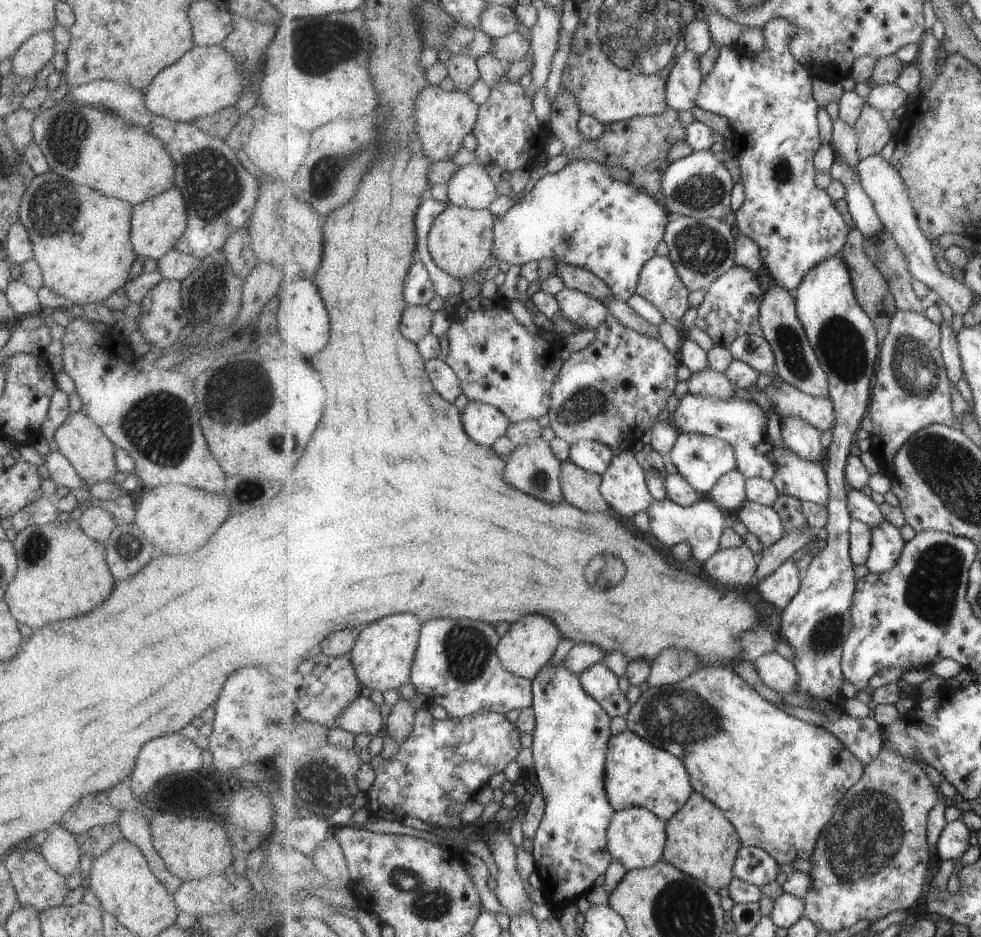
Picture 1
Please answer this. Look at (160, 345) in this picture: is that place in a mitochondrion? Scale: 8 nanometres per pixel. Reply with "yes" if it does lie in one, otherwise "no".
no

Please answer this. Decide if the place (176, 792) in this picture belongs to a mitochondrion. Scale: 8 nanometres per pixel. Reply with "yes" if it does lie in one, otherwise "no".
no

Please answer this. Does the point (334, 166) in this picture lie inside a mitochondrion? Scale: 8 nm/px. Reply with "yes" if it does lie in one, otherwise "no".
yes

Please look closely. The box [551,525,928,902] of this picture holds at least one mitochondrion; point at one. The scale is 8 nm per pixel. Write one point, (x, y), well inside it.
(865, 841)

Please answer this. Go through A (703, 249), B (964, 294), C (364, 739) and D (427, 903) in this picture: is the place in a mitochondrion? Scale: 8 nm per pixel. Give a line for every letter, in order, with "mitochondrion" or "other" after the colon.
A: mitochondrion
B: other
C: other
D: mitochondrion

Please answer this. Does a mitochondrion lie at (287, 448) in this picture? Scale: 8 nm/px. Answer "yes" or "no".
yes

